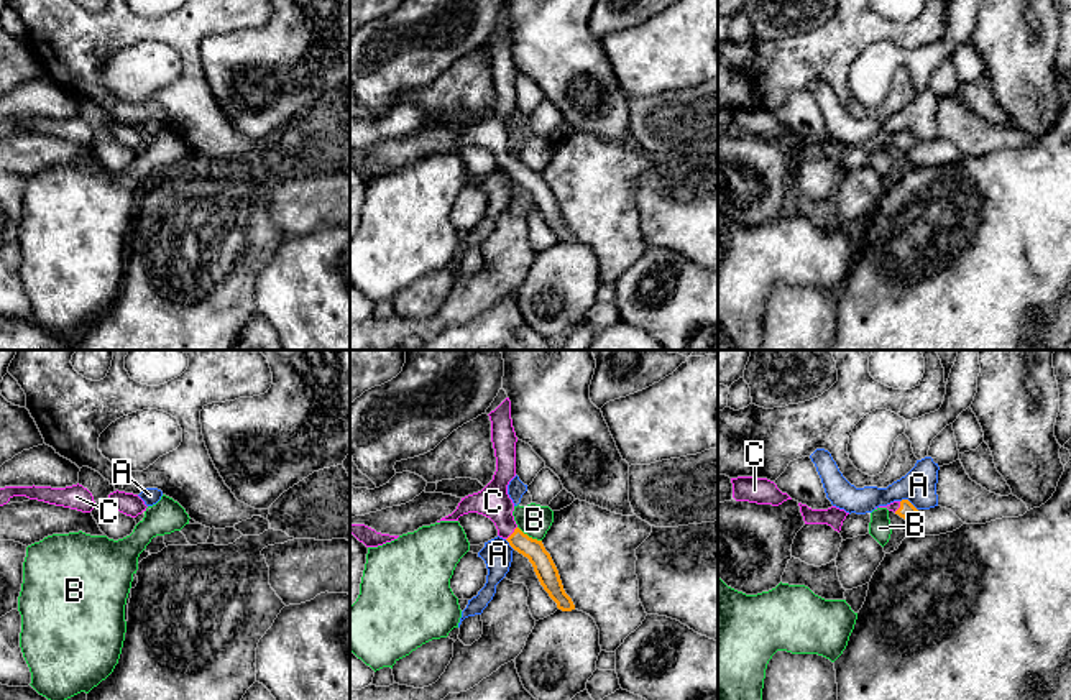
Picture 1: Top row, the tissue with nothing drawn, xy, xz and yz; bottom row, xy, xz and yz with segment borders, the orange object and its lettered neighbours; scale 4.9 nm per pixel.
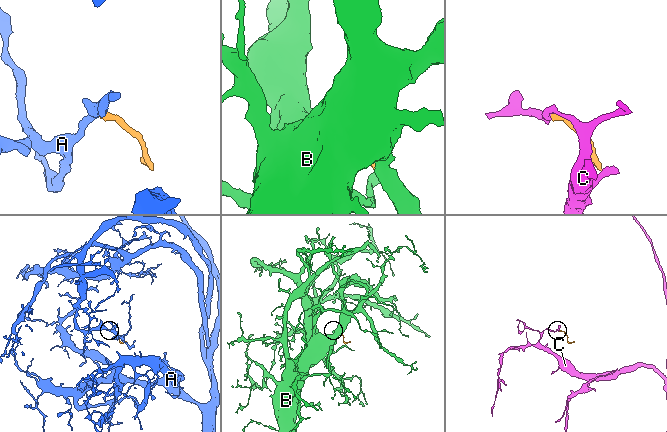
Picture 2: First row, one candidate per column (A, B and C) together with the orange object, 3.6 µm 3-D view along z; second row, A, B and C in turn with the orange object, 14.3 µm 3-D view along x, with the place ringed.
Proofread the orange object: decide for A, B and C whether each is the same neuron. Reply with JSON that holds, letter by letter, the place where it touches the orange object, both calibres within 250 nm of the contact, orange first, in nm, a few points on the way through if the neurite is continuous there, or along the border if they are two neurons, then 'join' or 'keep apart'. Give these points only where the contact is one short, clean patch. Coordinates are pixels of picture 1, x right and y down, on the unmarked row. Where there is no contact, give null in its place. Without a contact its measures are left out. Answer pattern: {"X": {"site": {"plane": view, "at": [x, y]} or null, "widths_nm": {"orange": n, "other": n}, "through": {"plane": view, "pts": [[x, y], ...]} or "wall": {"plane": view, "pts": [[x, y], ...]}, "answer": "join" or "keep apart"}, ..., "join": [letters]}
{"A": {"site": {"plane": "yz", "at": [909, 133]}, "widths_nm": {"orange": 80, "other": 170}, "wall": {"plane": "yz", "pts": [[900, 132], [907, 132], [917, 142]]}, "answer": "keep apart"}, "B": {"site": {"plane": "xz", "at": [528, 168]}, "widths_nm": {"orange": 110, "other": 160}, "answer": "keep apart"}, "C": {"site": {"plane": "xz", "at": [513, 165]}, "widths_nm": {"orange": 110, "other": 160}, "through": {"plane": "xz", "pts": [[544, 199], [513, 165], [493, 133]]}, "answer": "join"}, "join": ["C"]}

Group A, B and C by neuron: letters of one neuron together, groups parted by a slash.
A / B / C

